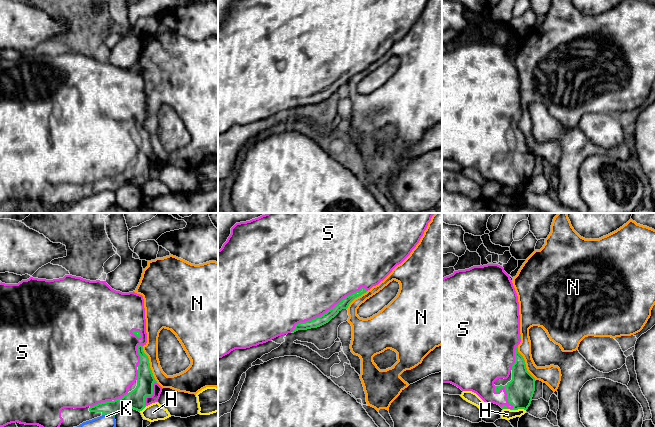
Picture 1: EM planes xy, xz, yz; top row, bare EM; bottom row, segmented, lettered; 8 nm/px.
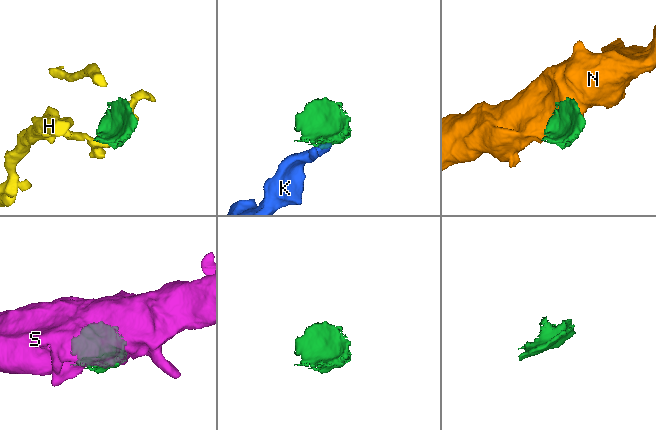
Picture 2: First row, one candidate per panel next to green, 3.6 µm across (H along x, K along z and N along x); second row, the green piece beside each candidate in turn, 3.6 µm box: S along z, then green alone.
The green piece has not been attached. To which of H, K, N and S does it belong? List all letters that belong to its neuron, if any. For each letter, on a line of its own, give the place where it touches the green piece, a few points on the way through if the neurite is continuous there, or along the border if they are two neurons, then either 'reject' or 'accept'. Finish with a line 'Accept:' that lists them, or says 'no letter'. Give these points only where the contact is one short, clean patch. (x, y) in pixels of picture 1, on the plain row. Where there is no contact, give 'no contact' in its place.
H: yz (517, 185) | along yz (509, 185), (525, 186) | reject
K: xy (108, 189) | along xy (102, 190), (112, 190), (114, 192) | reject
N: xy (149, 140) | reject
S: xz (328, 86) | accept
Accept: S

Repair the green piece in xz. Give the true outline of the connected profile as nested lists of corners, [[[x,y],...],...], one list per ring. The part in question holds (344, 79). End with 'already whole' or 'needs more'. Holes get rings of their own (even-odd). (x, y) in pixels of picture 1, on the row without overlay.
[[[235,0],[222,24],[218,26],[218,135],[235,125],[246,125],[272,115],[320,103],[373,62],[383,57],[401,40],[419,19],[428,0]]]; needs more

